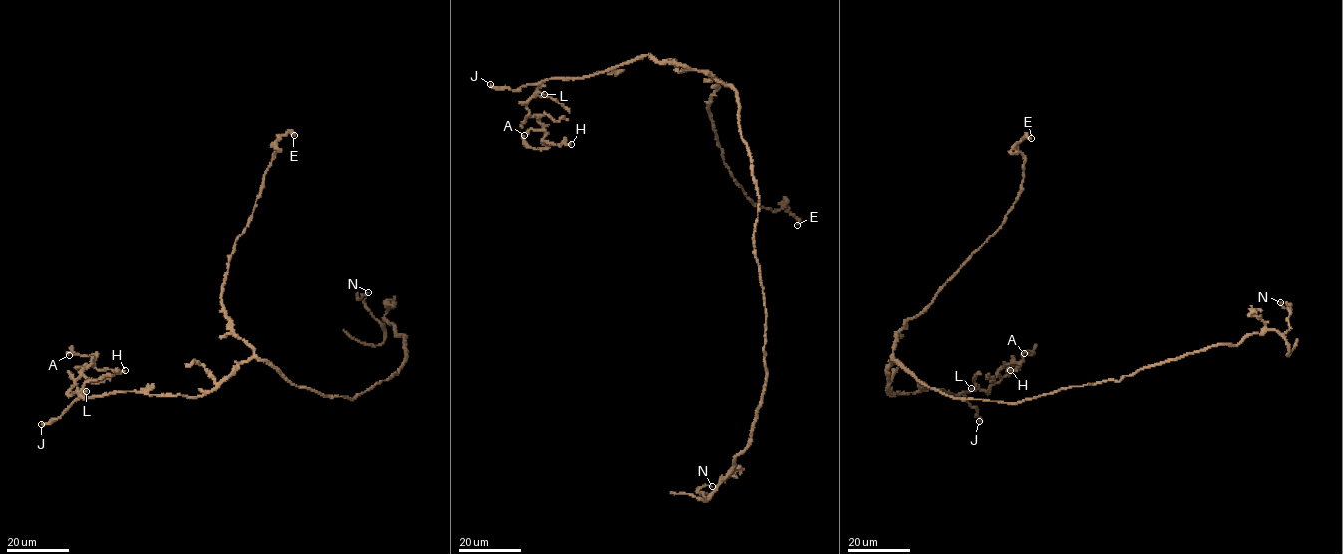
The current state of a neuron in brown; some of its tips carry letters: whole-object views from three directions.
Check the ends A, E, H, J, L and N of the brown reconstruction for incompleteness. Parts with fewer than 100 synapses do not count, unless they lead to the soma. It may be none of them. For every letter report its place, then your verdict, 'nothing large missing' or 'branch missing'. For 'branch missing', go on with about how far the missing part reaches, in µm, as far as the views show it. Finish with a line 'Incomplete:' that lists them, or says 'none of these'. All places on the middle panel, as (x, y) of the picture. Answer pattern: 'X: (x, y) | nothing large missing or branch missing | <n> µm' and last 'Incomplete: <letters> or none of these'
A: (524, 135) | nothing large missing
E: (797, 225) | nothing large missing
H: (571, 144) | nothing large missing
J: (490, 84) | nothing large missing
L: (544, 94) | nothing large missing
N: (712, 486) | nothing large missing
Incomplete: none of these

